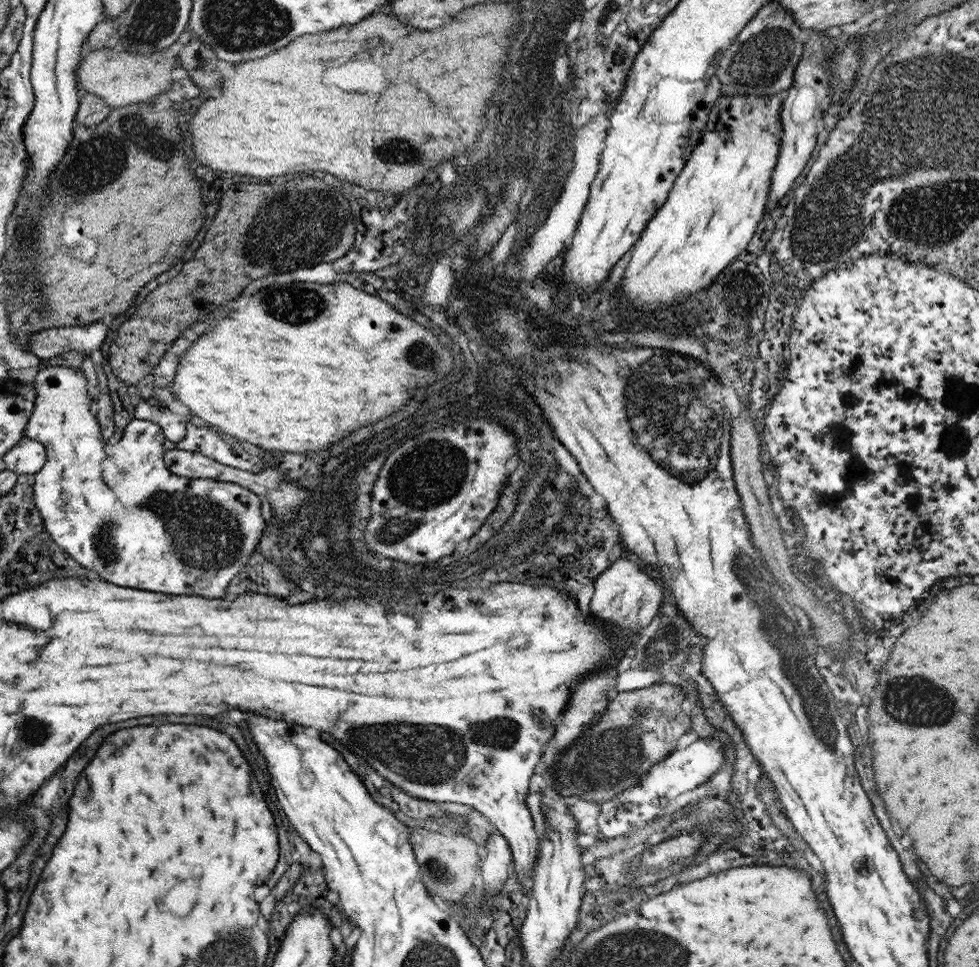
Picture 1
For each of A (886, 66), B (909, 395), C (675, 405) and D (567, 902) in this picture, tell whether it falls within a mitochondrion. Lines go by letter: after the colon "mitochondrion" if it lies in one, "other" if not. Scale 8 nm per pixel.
A: mitochondrion
B: other
C: mitochondrion
D: other

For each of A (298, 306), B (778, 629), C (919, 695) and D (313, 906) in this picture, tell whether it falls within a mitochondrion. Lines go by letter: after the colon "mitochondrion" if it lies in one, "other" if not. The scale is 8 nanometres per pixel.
A: mitochondrion
B: mitochondrion
C: mitochondrion
D: other

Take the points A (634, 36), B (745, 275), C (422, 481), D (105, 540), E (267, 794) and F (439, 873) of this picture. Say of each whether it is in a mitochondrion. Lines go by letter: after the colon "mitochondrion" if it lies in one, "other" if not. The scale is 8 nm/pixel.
A: other
B: other
C: mitochondrion
D: mitochondrion
E: other
F: mitochondrion

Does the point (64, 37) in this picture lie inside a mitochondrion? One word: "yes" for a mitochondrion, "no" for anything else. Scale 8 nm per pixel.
no

